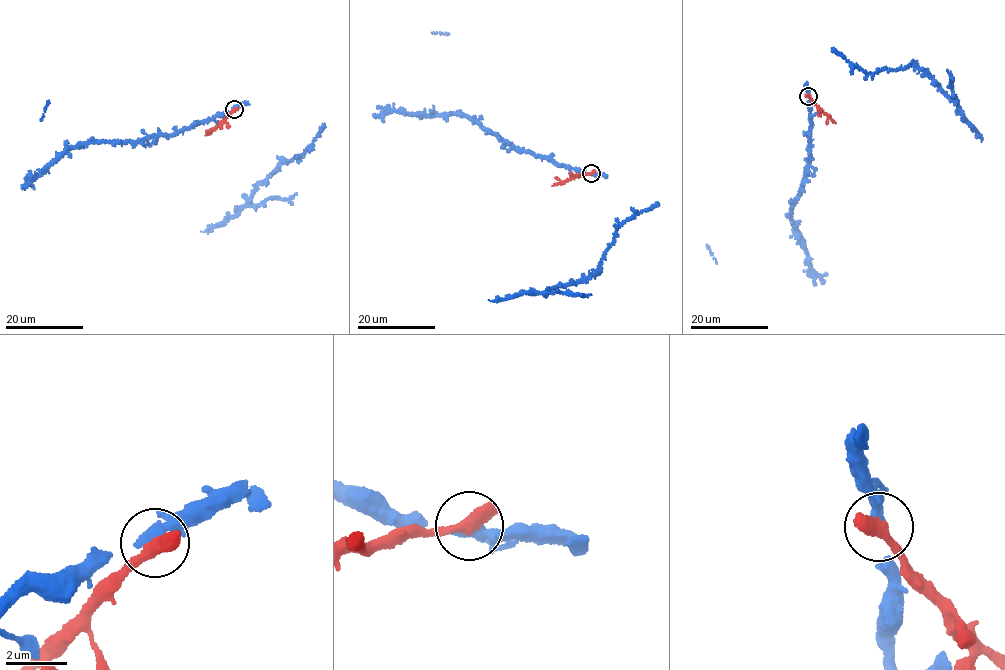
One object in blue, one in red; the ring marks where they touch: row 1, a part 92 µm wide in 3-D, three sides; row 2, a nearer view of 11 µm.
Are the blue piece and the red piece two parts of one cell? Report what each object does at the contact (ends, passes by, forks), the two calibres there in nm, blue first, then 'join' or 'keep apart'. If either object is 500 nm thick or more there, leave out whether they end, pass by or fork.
320 nm thick on the blue side, 550 nm on the other; keep apart

